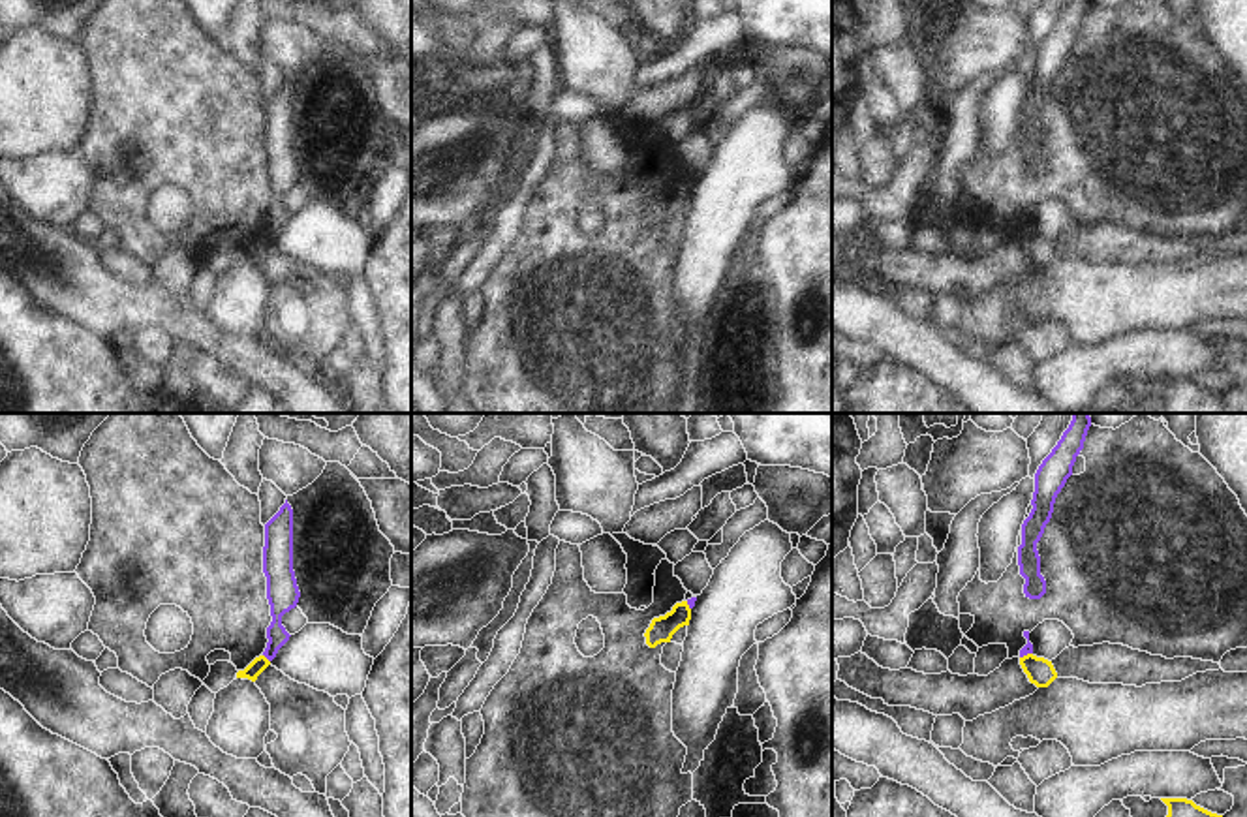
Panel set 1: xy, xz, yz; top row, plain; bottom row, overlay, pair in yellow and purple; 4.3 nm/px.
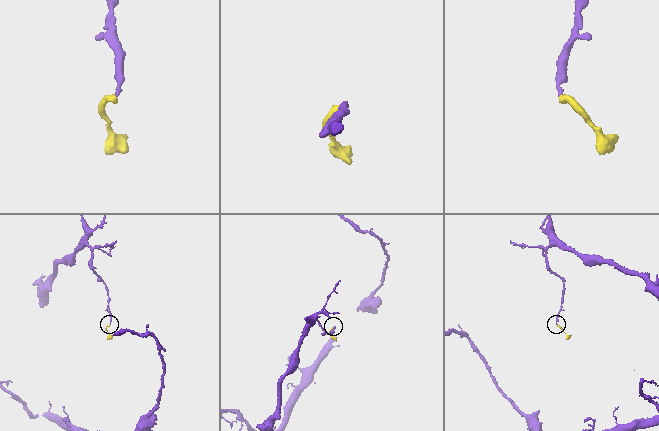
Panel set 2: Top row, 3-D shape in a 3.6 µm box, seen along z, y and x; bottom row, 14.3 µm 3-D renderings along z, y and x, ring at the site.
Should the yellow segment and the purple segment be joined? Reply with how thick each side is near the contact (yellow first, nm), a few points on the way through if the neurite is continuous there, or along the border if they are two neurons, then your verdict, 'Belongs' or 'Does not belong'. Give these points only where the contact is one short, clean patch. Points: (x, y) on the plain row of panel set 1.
Thickness 70 nm (yellow) against 100 nm. Boundary: xy (263, 233), (269, 241). Does not belong.

